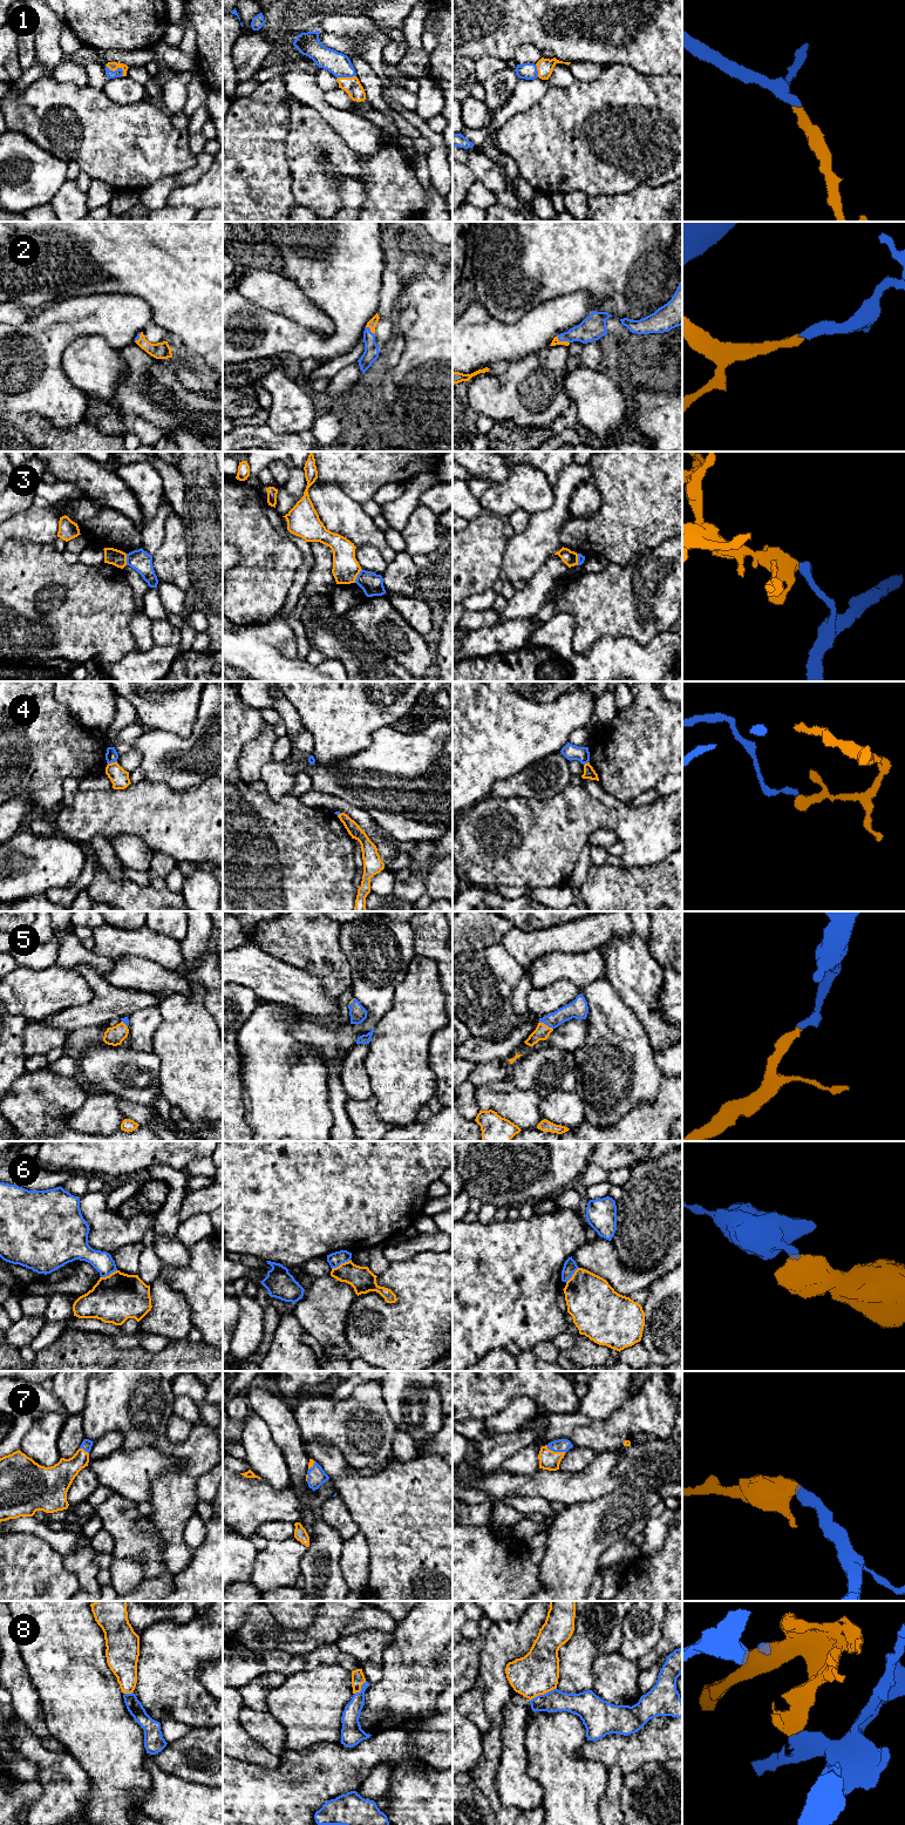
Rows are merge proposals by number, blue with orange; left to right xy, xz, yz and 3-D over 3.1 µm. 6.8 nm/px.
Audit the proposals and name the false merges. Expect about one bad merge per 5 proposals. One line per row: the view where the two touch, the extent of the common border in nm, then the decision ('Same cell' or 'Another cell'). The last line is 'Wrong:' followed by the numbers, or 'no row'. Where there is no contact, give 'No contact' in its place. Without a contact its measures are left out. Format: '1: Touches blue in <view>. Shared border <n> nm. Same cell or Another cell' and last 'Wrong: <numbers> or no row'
1: Touches blue in xy. Shared border 140 nm. Same cell
2: Touches blue in yz. Shared border 100 nm. Same cell
3: Touches blue in xz. Shared border 110 nm. Another cell
4: Touches blue in xy. Shared border 70 nm. Another cell
5: Touches blue in yz. Shared border 110 nm. Same cell
6: Touches blue in xz. Shared border 150 nm. Another cell
7: Touches blue in yz. Shared border 150 nm. Same cell
8: Touches blue in yz. Shared border 200 nm. Same cell
Wrong: 3, 4, 6

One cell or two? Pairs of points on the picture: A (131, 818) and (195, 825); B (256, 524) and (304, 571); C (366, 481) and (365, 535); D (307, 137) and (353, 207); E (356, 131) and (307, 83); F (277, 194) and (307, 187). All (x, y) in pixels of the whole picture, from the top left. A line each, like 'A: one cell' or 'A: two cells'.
A: one cell
B: two cells
C: two cells
D: two cells
E: one cell
F: two cells

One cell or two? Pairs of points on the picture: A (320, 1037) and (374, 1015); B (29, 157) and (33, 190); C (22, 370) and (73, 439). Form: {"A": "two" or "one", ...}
{"A": "one", "B": "one", "C": "two"}

